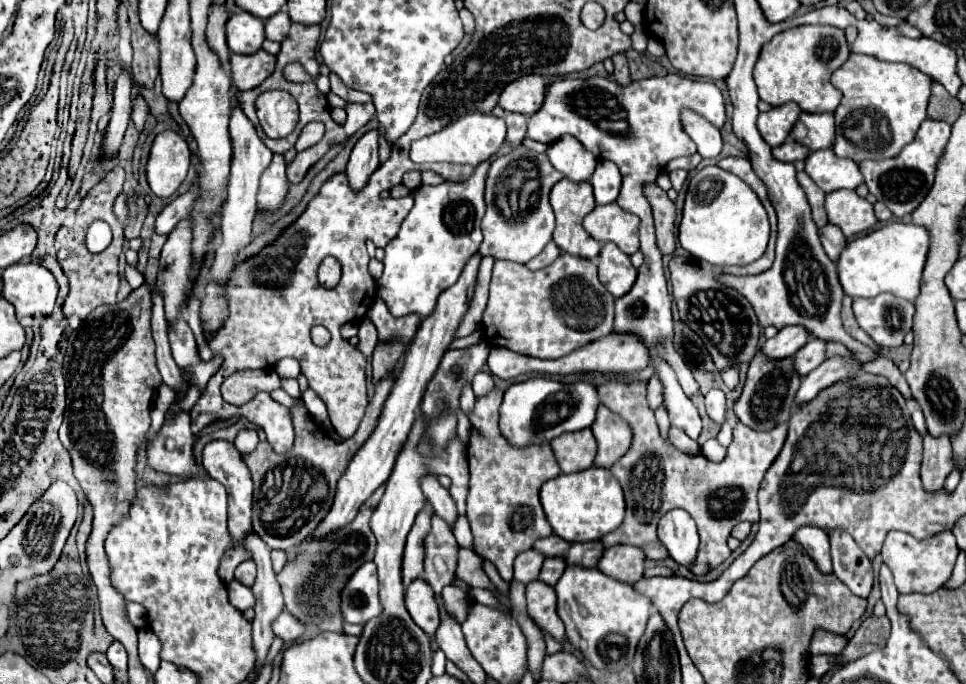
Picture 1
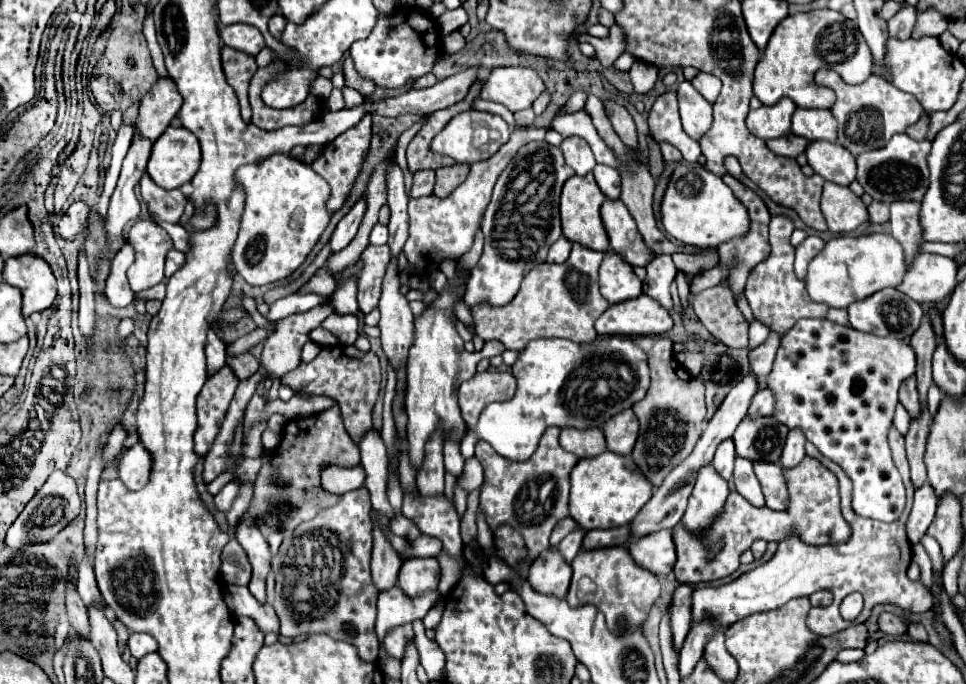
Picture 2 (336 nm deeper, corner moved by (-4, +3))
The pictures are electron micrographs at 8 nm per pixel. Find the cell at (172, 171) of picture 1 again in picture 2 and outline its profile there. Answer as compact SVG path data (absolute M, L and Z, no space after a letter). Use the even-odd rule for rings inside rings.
M168 127L154 143L148 161L148 175L164 189L188 183L200 167L200 143L184 127Z

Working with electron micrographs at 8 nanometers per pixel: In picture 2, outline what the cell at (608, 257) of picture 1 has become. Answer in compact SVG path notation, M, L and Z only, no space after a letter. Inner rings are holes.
M606 253L600 265L600 293L610 305L642 295L642 281L618 253Z

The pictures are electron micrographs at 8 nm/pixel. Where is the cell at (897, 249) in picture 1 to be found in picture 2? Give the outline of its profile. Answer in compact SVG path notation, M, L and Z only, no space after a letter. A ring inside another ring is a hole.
M872 233L860 237L832 237L826 247L810 261L806 275L806 289L812 301L826 303L828 307L846 309L850 303L870 297L872 293L900 285L906 273L904 249L892 235Z

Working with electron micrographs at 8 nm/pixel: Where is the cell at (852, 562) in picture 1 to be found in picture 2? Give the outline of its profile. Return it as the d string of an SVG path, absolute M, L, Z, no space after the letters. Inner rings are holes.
M882 613L880 615L880 631L884 631L886 635L892 635L892 637L902 637L908 631L908 623L892 613Z

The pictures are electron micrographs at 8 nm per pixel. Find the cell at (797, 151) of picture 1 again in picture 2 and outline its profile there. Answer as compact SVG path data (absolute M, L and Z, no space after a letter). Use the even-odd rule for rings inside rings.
M794 133L768 141L768 149L772 149L776 155L782 155L782 157L798 157L800 153L804 153L806 145L808 145L808 141Z

